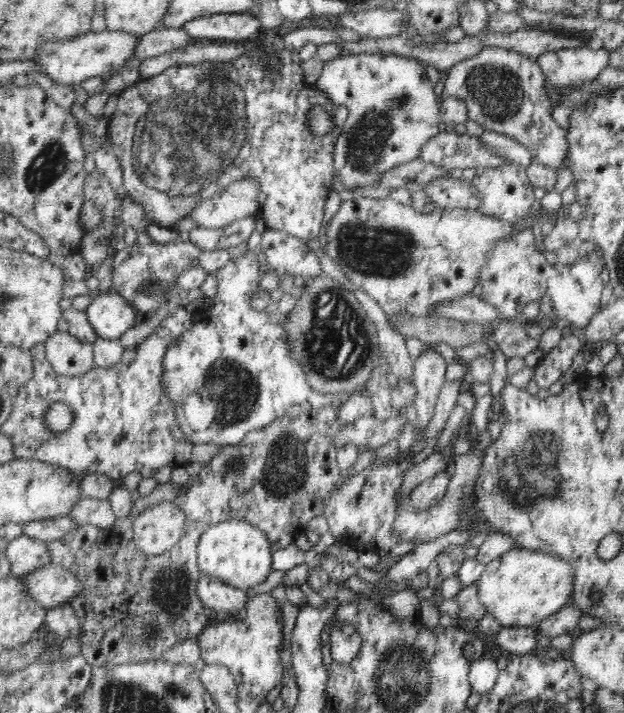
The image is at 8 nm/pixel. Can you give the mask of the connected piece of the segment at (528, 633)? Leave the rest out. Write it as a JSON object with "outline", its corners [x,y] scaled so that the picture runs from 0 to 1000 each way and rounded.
{"outline":[[[808,879],[787,902],[798,912],[808,910],[819,919],[840,919],[861,909],[864,886],[856,879]]]}

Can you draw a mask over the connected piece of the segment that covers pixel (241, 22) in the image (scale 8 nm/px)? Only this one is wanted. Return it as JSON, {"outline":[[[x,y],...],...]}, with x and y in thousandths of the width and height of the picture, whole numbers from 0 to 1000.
{"outline":[[[340,20],[304,28],[292,39],[308,53],[383,62],[410,46],[415,36],[417,28],[402,20]]]}

